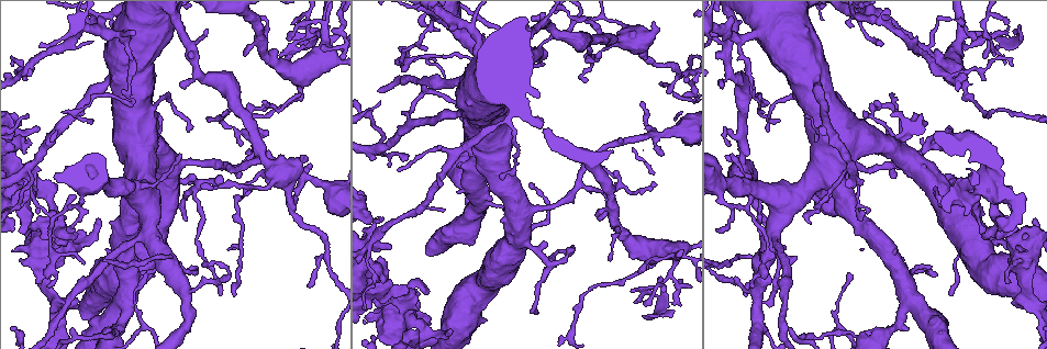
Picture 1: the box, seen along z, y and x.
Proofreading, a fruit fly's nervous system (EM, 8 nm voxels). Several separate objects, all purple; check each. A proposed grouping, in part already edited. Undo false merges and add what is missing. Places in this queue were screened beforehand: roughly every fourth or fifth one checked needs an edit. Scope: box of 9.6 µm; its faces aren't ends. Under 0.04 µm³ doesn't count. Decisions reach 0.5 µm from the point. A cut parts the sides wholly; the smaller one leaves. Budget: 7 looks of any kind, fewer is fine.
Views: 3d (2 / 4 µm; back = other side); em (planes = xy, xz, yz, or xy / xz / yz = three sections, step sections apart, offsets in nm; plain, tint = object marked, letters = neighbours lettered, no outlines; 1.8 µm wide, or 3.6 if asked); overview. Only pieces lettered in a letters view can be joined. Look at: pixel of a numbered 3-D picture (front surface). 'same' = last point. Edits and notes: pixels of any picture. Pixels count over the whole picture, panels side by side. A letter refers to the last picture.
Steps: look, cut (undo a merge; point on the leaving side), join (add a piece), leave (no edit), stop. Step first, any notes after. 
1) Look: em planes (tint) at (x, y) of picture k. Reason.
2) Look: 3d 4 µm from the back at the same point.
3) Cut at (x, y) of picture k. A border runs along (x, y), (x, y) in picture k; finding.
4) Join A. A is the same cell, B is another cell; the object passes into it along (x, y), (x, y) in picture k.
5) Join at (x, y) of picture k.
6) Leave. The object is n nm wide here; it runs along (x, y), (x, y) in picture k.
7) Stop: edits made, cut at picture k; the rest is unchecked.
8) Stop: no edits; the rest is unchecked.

Look: em planes (letters) at (469, 27) of picture 1. Branch point.

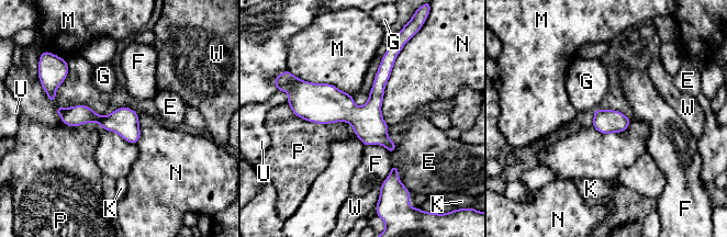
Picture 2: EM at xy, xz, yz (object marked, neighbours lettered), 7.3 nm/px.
Leave. E, F, G, K, M, N, P, U and W are other cells; a border runs along (55, 106), (88, 105), (102, 115) in picture 2; continuous, no second neuron.

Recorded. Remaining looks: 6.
Look: em 3.6 µm yz step 4 (tint) at (105, 86) of picture 1. Calibre changes.

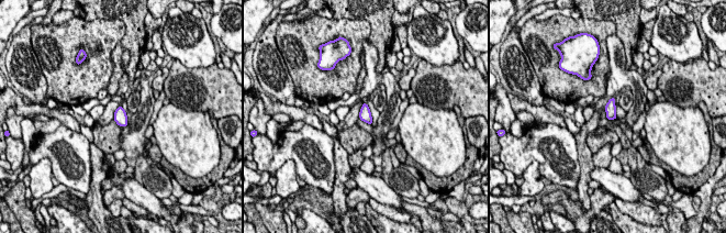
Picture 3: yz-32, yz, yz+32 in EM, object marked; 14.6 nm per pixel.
Look: em 3.6 µm planes (letters) at the same point.

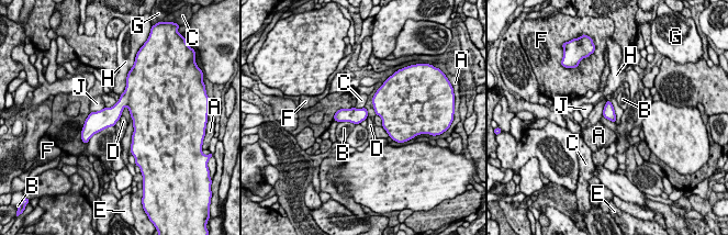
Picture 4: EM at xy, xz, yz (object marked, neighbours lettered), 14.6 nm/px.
Leave. The object is 190 nm wide here; A, B, C, D, E, F, G, H and J are other cells; it runs along (149, 113), (122, 103), (88, 124) in picture 4; one neuron here.

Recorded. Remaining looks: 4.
Look: em 3.6 µm planes (plain) at (857, 217) of picture 1. Free end.

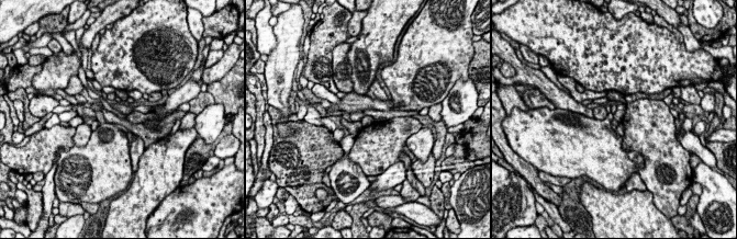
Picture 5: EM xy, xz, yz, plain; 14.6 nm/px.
Look: em 3.6 µm planes (letters) at the same point. What lies round it.

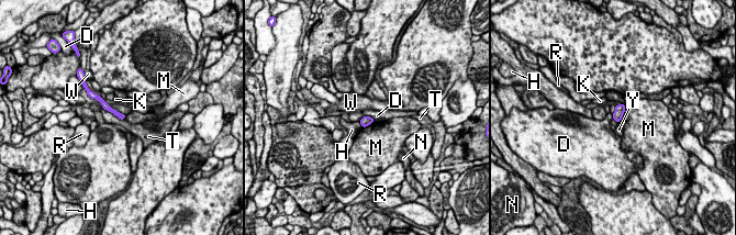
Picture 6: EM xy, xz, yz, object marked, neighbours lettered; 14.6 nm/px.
Leave. The object is 90 nm wide here; D, H, K, M, N, R, T, W and Y are other cells; a border runs along (365, 114), (375, 120) in picture 6; no lettered piece goes on from it.

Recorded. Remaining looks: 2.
Stop: no edits; the rest is unchecked.

